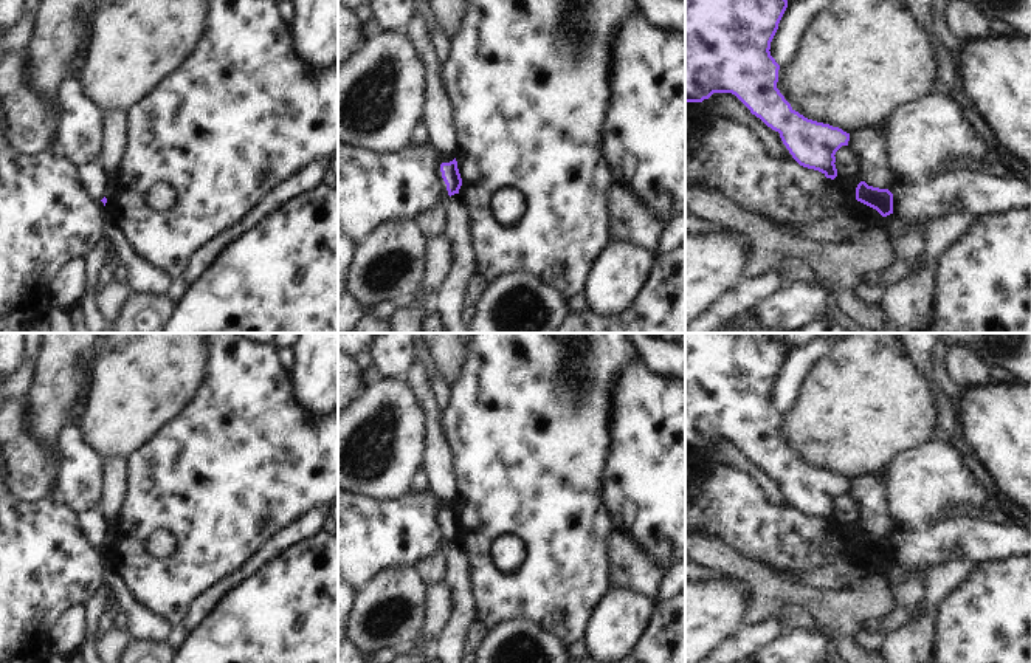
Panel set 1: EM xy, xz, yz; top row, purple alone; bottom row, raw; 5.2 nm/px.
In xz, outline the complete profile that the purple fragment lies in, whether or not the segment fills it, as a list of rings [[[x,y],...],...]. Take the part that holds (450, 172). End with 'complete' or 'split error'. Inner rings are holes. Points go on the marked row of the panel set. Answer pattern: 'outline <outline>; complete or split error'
outline [[[456,158],[450,163],[442,163],[440,172],[442,172],[442,178],[447,184],[448,195],[451,197],[454,194],[459,194],[459,189],[462,186],[462,178],[460,178],[459,169],[457,169]]]; complete

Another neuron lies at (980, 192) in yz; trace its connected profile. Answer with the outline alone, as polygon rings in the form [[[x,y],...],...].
[[[949,173],[933,181],[919,180],[893,192],[893,211],[905,223],[935,218],[953,209],[971,209],[981,217],[1026,206],[1031,206],[1031,183],[1023,177]]]

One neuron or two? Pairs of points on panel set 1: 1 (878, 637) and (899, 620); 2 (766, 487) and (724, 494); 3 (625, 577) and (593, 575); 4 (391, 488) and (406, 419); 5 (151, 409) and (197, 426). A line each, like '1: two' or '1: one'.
1: one
2: two
3: two
4: one
5: two

